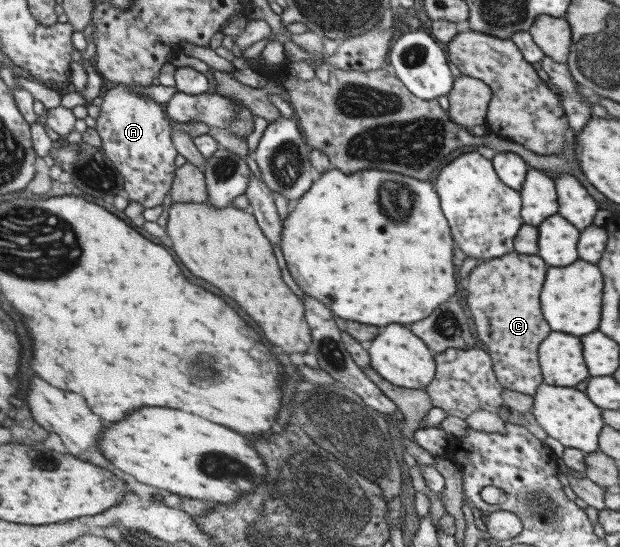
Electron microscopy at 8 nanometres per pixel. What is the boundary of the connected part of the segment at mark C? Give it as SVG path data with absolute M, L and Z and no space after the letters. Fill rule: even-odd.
M514 250L498 258L482 262L484 264L478 264L468 274L468 282L466 282L466 306L470 308L470 316L474 320L474 330L492 359L496 380L503 388L532 397L536 387L543 382L537 359L538 345L546 339L550 332L550 328L544 322L540 308L538 308L538 294L540 294L548 267L537 254L520 254Z

